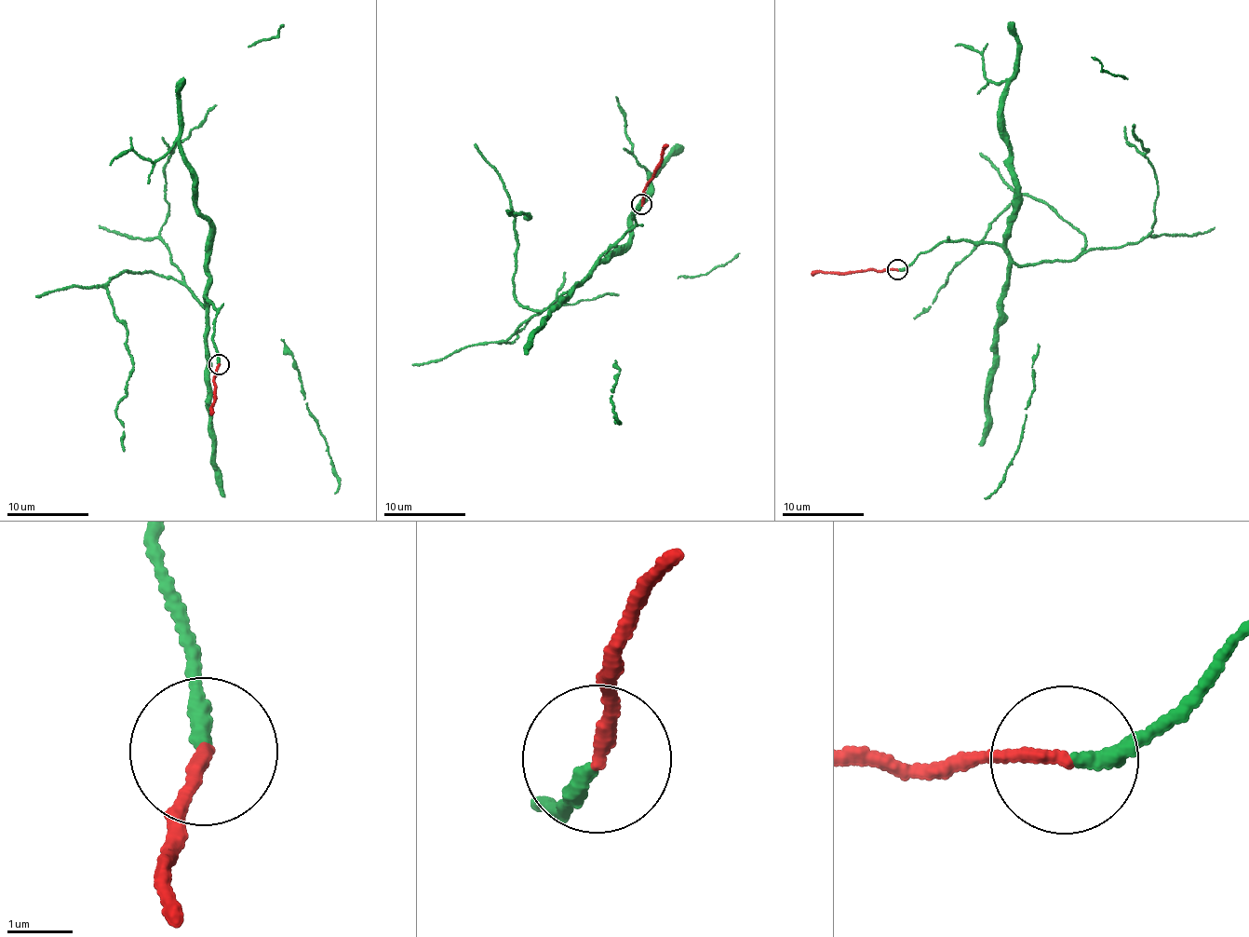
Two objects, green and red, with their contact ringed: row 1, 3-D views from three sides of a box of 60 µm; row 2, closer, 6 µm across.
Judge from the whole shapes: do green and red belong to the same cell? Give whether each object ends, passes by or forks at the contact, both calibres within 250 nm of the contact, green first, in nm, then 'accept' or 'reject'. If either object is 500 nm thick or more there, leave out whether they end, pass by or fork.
green ends; red ends; calibres 240 and 200 nm; accept

